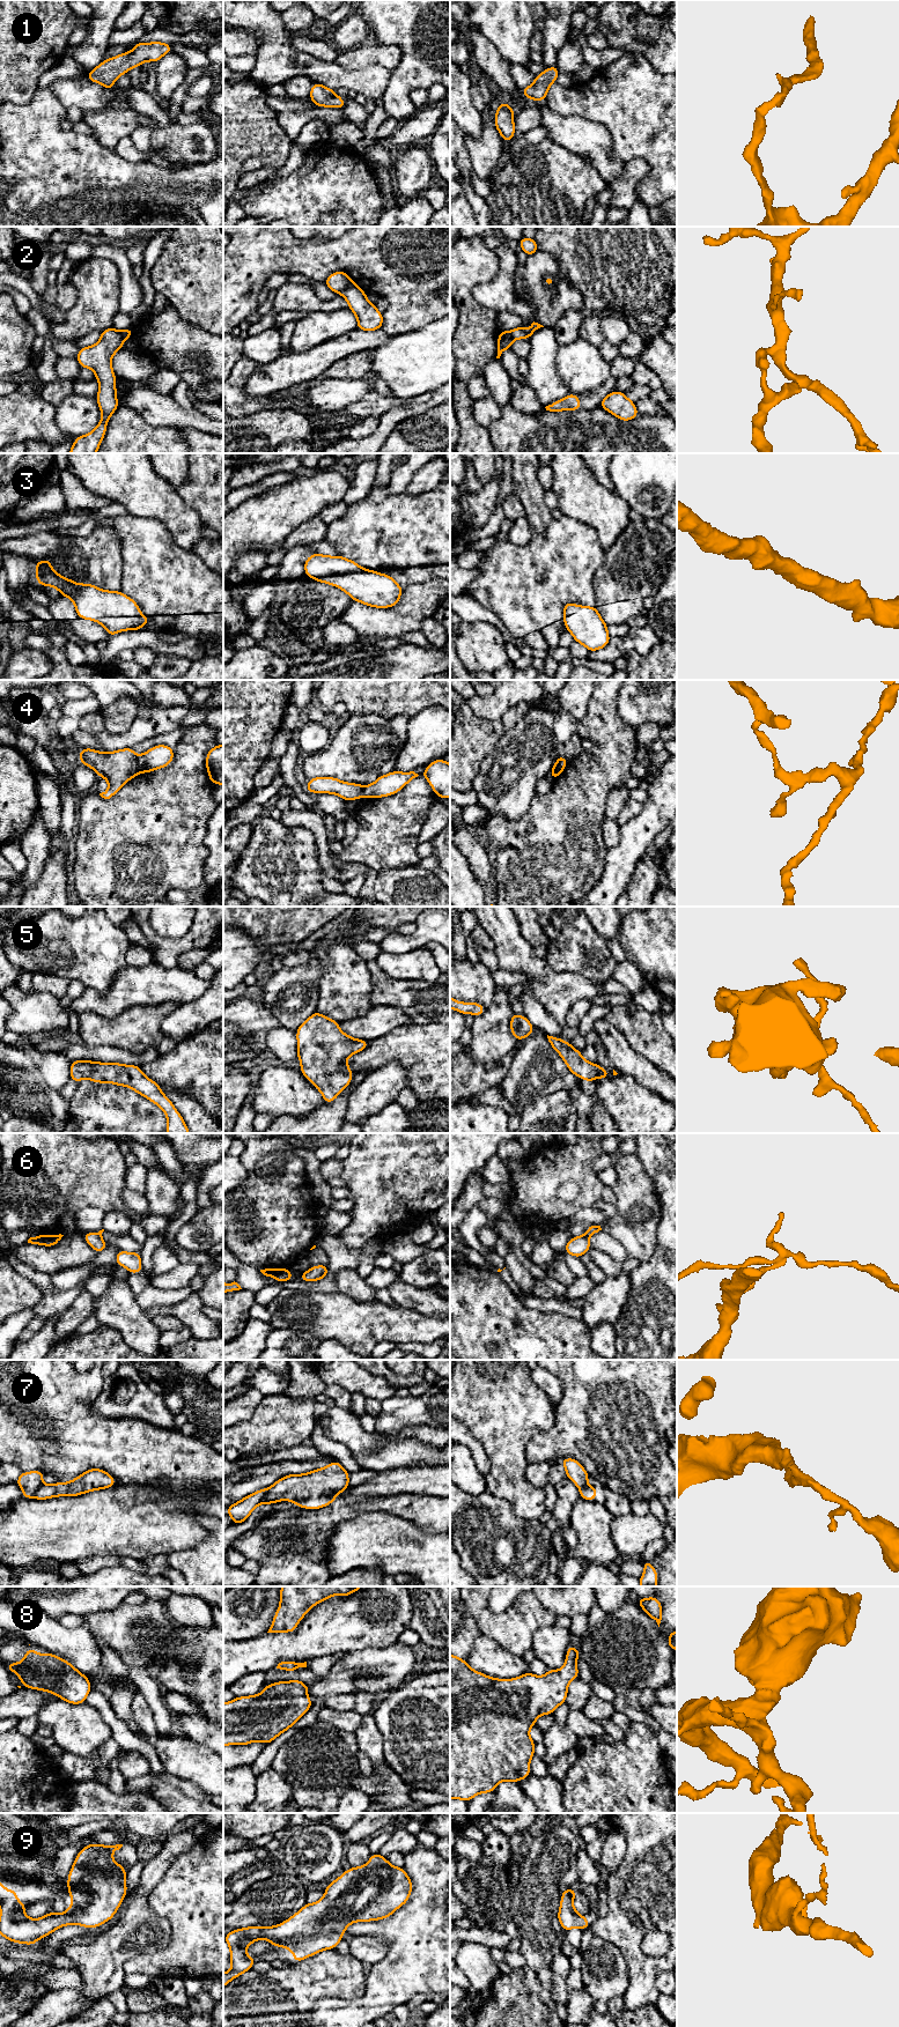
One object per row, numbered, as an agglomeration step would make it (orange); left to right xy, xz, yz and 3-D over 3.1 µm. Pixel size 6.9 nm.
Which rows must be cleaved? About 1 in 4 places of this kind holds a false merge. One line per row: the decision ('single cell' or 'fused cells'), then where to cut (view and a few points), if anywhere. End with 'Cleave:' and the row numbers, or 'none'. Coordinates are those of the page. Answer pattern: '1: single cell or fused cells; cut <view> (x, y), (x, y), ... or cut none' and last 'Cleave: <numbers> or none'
1: single cell; cut none
2: fused cells; cut xz (353, 283), (340, 293)
3: single cell; cut none
4: fused cells; cut xy (137, 756), (137, 763), (141, 771)
5: single cell; cut none
6: fused cells; cut yz (584, 1234), (588, 1237)
7: fused cells; cut xz (269, 1488), (262, 1502)
8: single cell; cut none
9: single cell; cut none
Cleave: 2, 4, 6, 7

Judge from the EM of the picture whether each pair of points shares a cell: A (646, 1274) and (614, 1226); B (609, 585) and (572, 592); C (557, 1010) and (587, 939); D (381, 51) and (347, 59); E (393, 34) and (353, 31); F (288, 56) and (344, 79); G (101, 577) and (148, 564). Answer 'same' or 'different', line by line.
A: different
B: different
C: different
D: same
E: different
F: same
G: different

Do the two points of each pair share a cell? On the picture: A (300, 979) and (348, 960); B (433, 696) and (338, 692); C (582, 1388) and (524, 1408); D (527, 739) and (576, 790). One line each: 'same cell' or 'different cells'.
A: different cells
B: same cell
C: different cells
D: different cells

